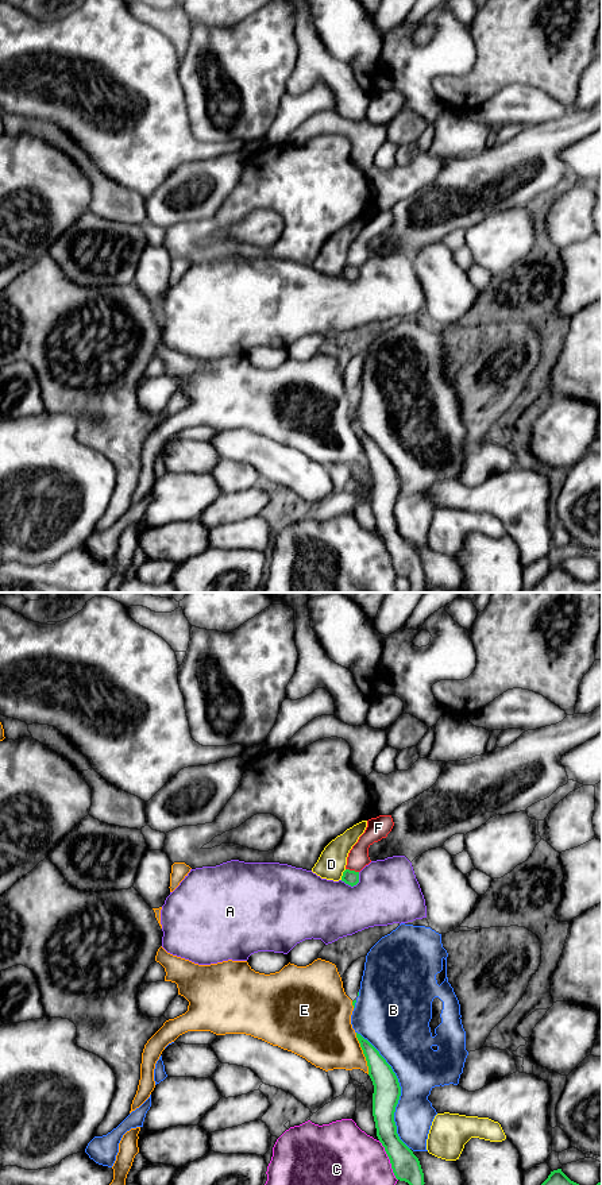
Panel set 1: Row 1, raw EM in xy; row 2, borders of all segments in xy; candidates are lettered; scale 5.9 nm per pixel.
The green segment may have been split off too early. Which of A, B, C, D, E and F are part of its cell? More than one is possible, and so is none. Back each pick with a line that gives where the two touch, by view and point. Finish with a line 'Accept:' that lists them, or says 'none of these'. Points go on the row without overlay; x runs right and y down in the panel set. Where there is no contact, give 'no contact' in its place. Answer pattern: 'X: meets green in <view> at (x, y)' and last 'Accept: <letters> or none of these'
Accept: none of these

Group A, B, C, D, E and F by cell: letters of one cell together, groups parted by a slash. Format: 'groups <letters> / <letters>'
groups A / B / C / D / E / F

